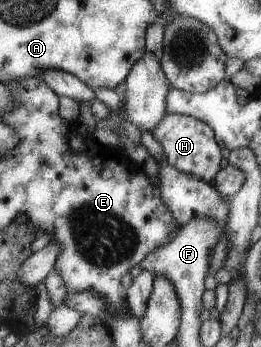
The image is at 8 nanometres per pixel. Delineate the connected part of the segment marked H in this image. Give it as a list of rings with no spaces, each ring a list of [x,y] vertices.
[[[166,113],[151,129],[151,135],[162,146],[166,164],[206,183],[212,183],[215,173],[220,169],[222,155],[211,127],[190,116]]]

